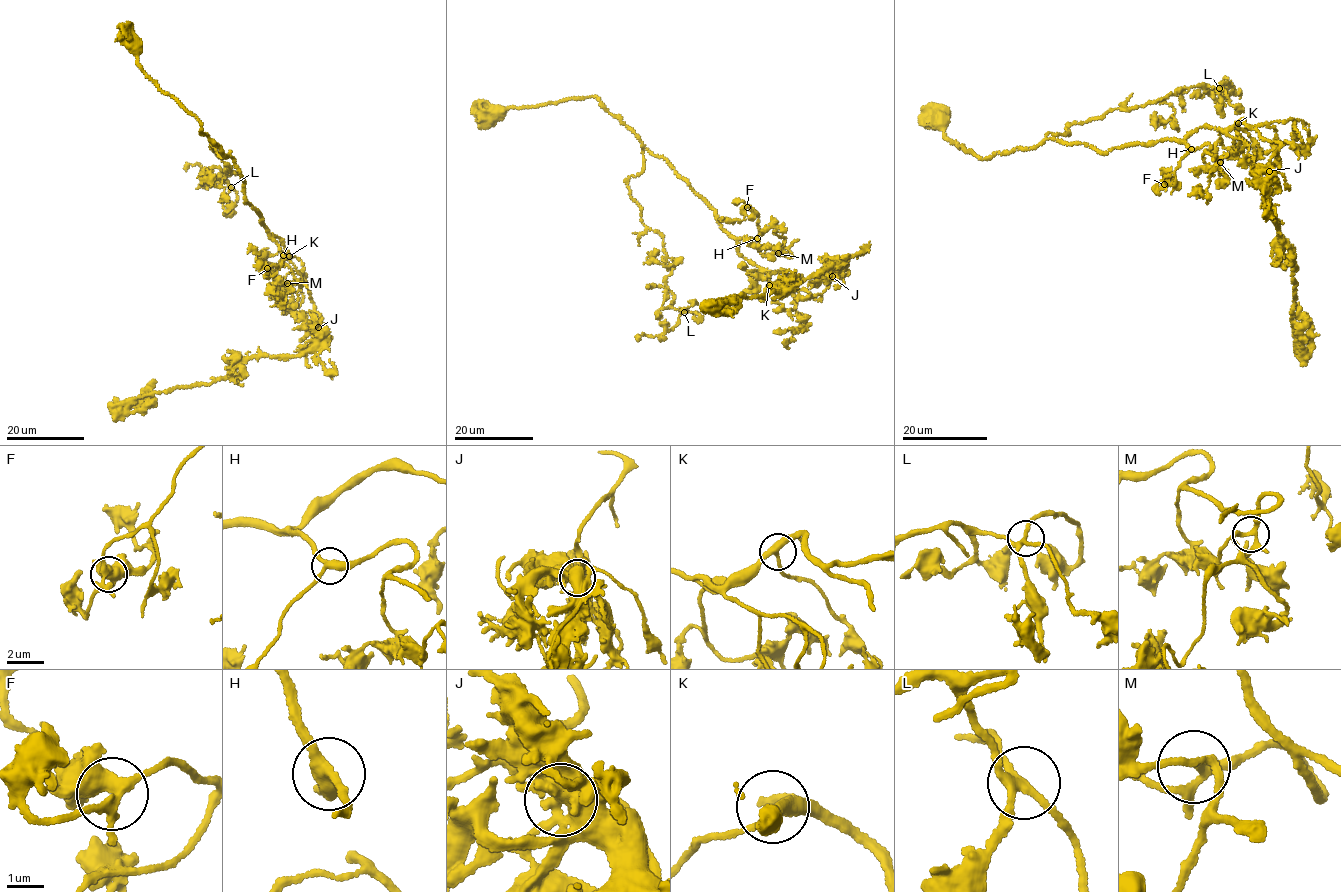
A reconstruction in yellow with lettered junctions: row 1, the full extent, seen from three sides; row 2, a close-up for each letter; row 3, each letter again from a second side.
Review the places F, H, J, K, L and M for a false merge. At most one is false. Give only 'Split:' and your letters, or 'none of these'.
Split: J

